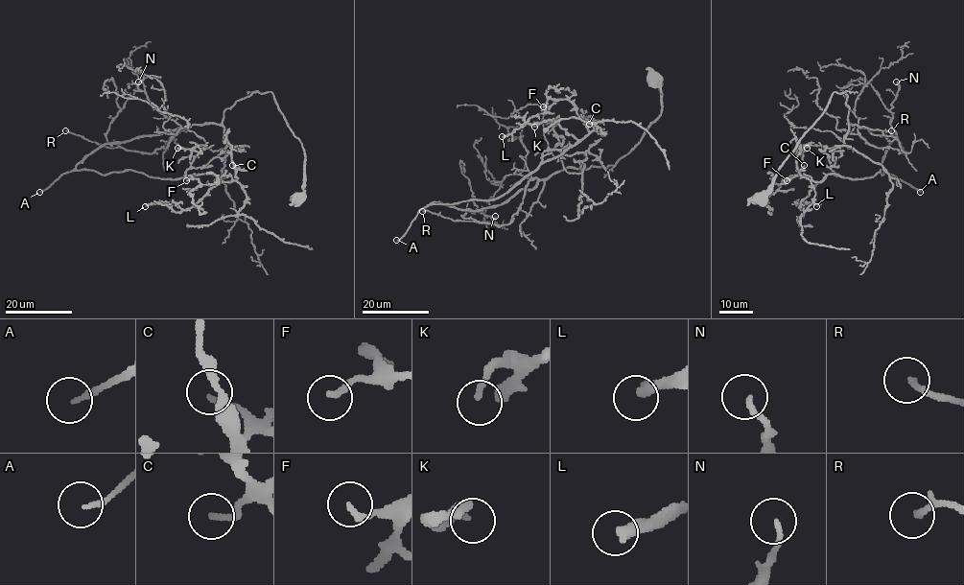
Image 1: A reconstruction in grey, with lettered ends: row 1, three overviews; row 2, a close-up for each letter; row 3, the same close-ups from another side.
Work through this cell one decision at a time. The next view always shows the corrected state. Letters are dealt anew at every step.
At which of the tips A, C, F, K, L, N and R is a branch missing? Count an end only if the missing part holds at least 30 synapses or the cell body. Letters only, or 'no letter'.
A

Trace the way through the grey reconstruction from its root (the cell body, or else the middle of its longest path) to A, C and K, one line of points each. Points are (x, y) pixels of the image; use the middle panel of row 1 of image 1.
A: (653, 79), (661, 84), (661, 111), (615, 164), (565, 168), (500, 204), (477, 210), (432, 202), (396, 240)
C: (653, 79), (661, 111), (615, 164), (565, 168), (477, 210), (433, 202), (504, 196), (580, 142), (589, 124)
K: (653, 79), (661, 111), (615, 164), (477, 210), (433, 202), (508, 192), (559, 143), (534, 127)

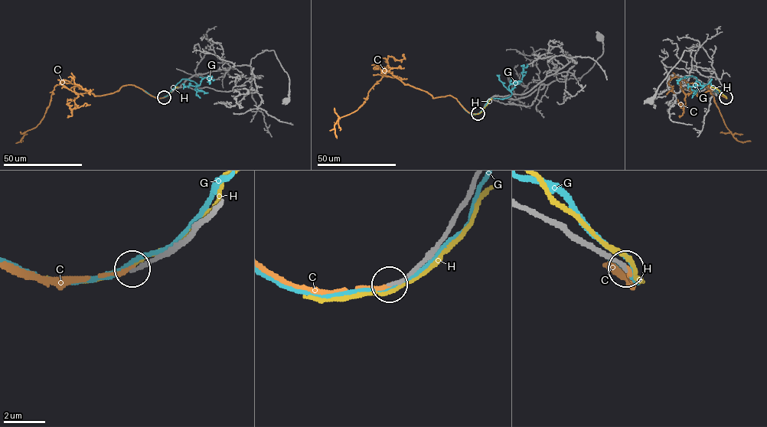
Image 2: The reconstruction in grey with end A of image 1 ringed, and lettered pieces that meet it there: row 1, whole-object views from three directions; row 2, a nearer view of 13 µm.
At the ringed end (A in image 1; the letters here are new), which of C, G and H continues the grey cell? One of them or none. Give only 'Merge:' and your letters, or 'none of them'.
Merge: C

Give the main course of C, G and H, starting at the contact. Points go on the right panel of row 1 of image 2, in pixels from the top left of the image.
C: (726, 97), (709, 85), (708, 91), (696, 96), (688, 83), (707, 89), (732, 135), (741, 141), (750, 141)
G: (726, 96), (711, 85), (710, 79), (708, 83), (702, 86), (695, 77), (687, 76), (680, 78), (679, 84)
H: (726, 96), (711, 86)

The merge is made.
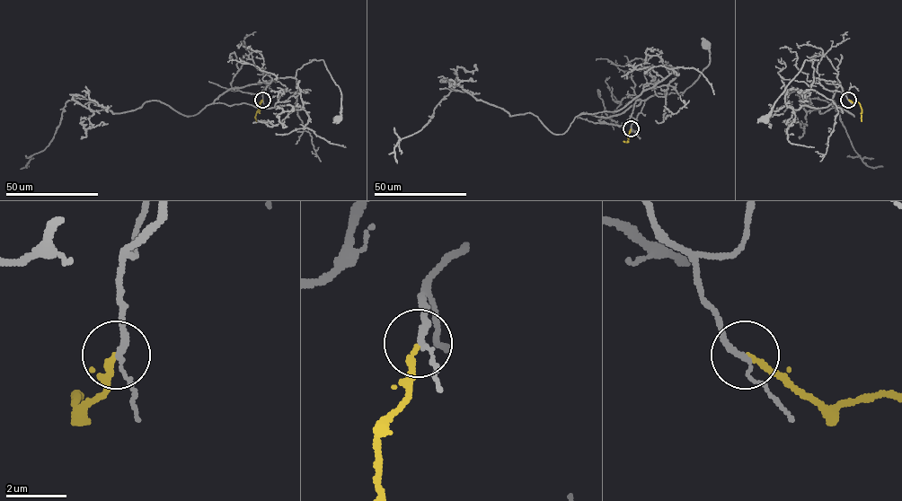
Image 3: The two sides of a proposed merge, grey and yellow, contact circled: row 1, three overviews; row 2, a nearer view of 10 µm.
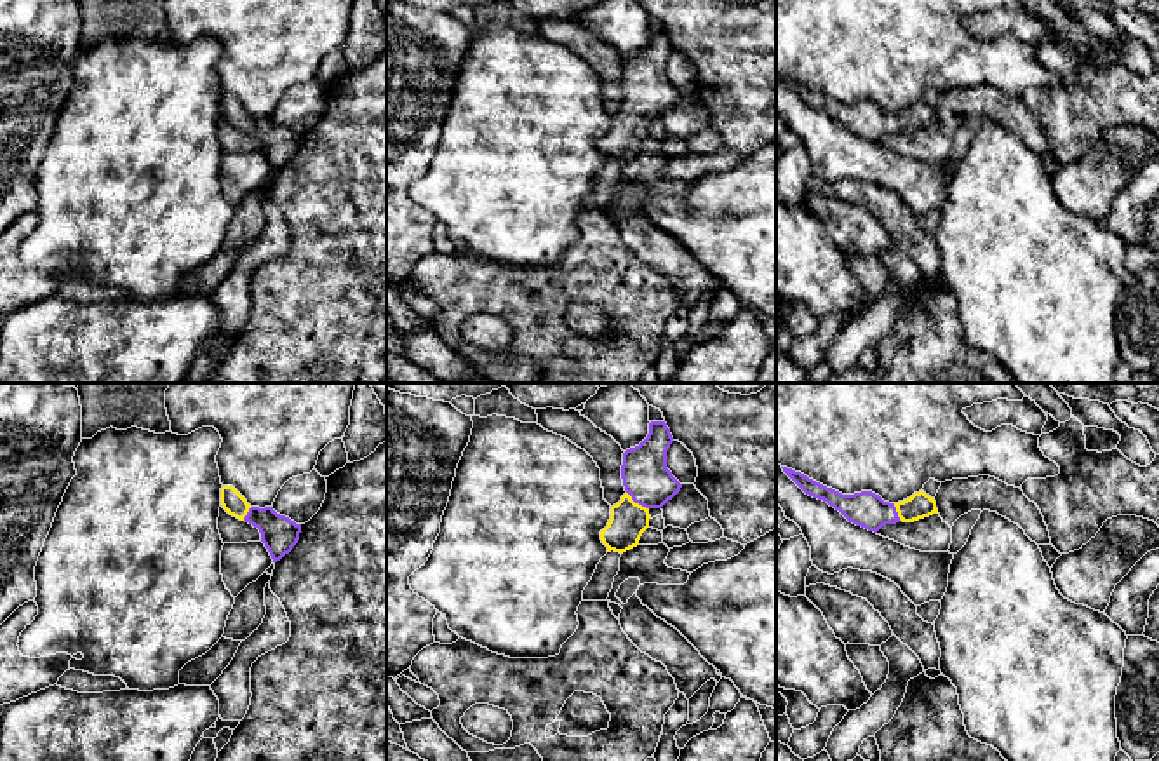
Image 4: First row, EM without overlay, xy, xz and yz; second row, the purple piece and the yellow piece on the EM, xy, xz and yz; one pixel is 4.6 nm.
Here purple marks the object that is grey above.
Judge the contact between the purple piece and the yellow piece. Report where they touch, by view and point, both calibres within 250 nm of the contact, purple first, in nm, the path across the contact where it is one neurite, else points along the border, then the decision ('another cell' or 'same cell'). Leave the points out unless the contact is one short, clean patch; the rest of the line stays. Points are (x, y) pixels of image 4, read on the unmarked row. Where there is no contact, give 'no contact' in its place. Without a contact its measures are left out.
contact xz (637, 112); calibres 220 and 170 nm; way xz (646, 89), (646, 98), (637, 112), (629, 129); same cell

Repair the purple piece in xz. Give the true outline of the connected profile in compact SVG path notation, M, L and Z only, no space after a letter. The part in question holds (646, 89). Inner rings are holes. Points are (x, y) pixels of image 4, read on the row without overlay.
M651 31L647 47L623 63L625 104L611 117L611 129L600 141L607 162L626 162L639 155L649 138L649 120L661 118L682 98L667 78L667 61L673 47L665 31Z

